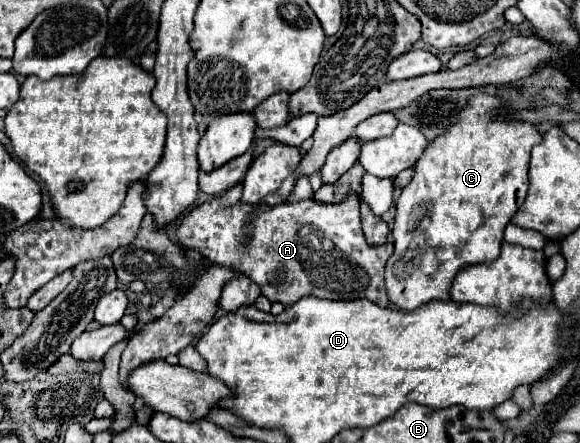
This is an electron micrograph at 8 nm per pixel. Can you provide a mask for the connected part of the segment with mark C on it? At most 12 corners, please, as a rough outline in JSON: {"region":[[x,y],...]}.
{"region":[[477,94],[397,200],[385,288],[413,312],[497,260],[541,132]]}

